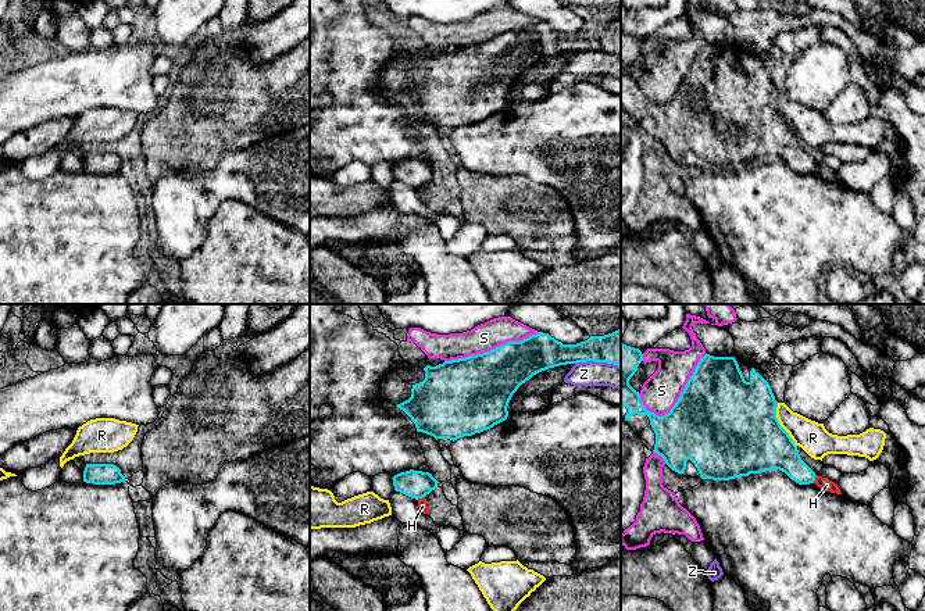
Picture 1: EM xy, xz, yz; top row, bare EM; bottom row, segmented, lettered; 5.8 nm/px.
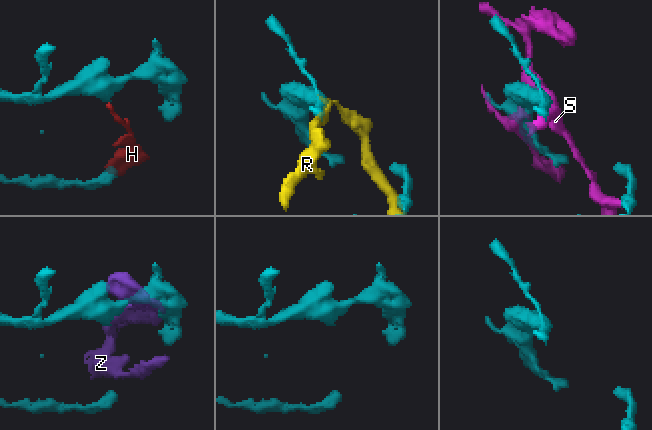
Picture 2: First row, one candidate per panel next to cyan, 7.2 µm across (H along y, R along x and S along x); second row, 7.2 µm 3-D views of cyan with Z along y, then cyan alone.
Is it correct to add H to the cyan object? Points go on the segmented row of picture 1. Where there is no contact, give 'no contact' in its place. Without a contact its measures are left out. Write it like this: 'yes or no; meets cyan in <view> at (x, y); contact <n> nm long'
no; meets cyan in xz at (420, 497); contact 50 nm long

